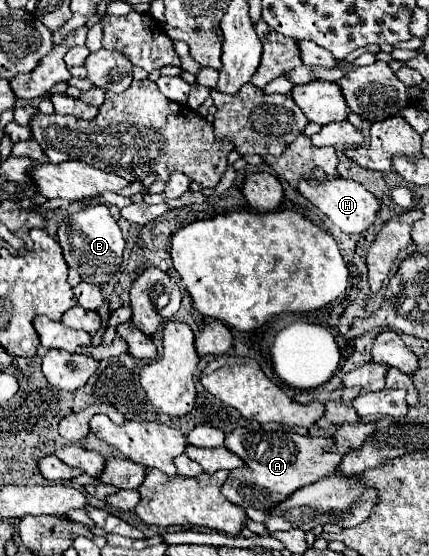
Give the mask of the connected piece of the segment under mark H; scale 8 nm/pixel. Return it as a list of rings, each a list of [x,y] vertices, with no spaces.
[[[335,179],[335,181],[321,181],[321,183],[299,181],[299,193],[305,199],[309,199],[317,209],[321,209],[343,233],[363,235],[375,223],[375,217],[381,207],[371,191],[367,191],[363,185],[351,179]]]

